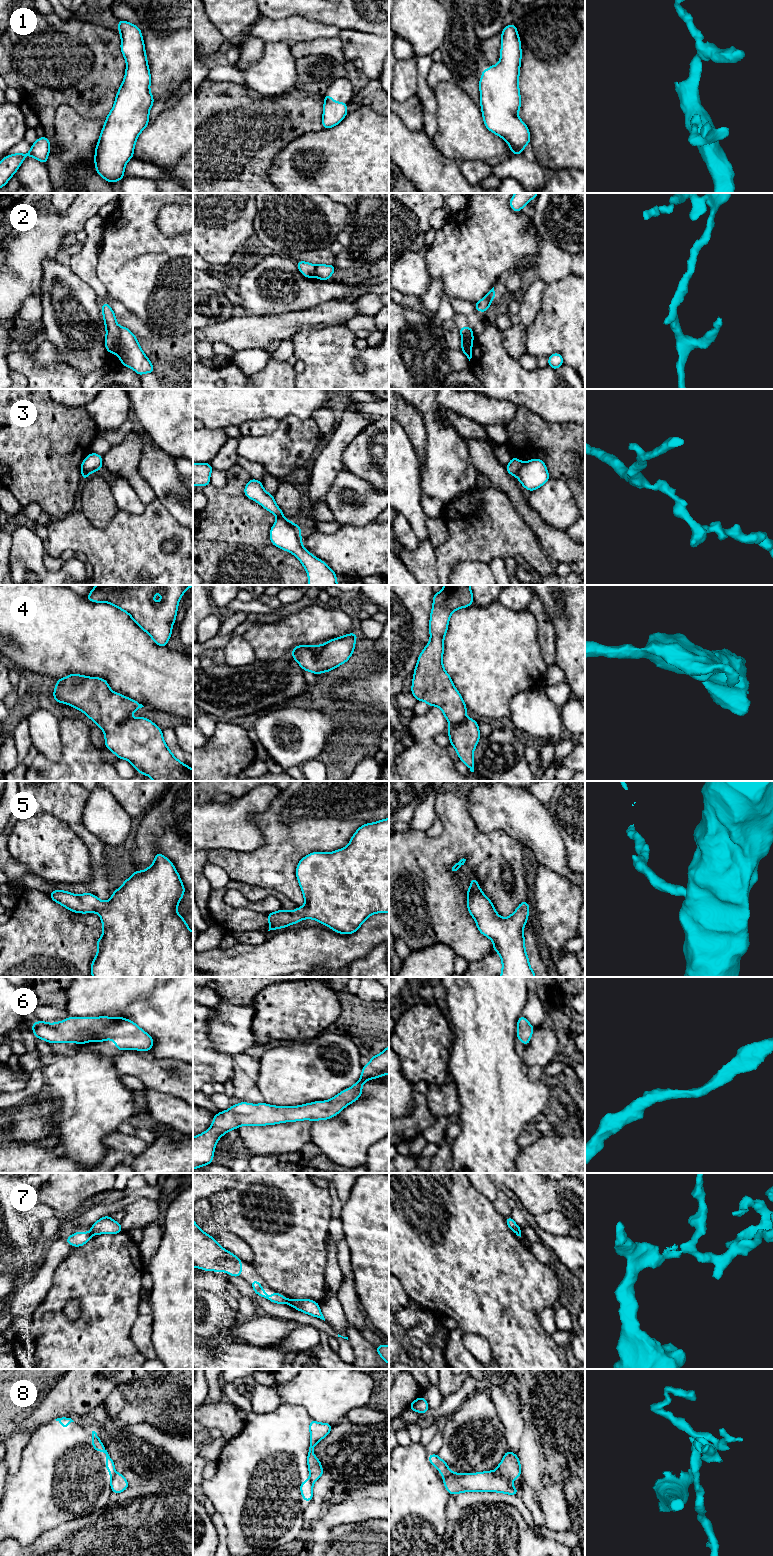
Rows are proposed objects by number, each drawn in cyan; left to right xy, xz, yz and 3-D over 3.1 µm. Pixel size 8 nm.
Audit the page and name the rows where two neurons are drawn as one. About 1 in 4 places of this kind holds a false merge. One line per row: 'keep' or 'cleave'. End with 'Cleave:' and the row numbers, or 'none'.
1: keep
2: cleave
3: cleave
4: keep
5: keep
6: keep
7: cleave
8: cleave
Cleave: 2, 3, 7, 8

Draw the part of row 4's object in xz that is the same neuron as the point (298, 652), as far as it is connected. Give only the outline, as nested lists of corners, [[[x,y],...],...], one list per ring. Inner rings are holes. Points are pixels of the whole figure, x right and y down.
[[[358,633],[345,634],[318,646],[298,645],[292,648],[292,657],[305,671],[316,675],[329,672],[348,661],[357,636]]]

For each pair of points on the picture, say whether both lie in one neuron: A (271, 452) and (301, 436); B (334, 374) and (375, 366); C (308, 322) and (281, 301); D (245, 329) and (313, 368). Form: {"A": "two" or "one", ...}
{"A": "one", "B": "one", "C": "two", "D": "two"}

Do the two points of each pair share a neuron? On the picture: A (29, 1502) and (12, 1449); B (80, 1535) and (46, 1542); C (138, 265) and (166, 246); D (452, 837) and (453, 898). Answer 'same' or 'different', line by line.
A: different
B: same
C: same
D: same

